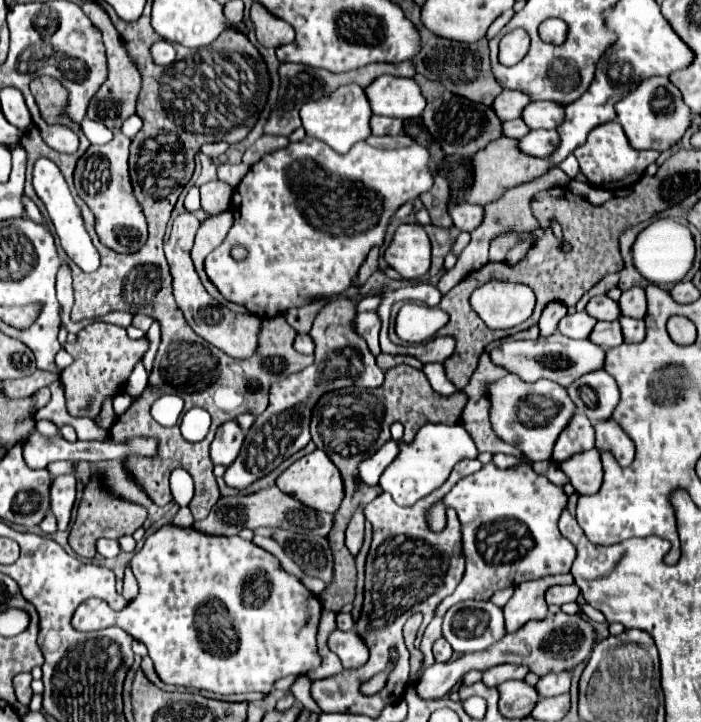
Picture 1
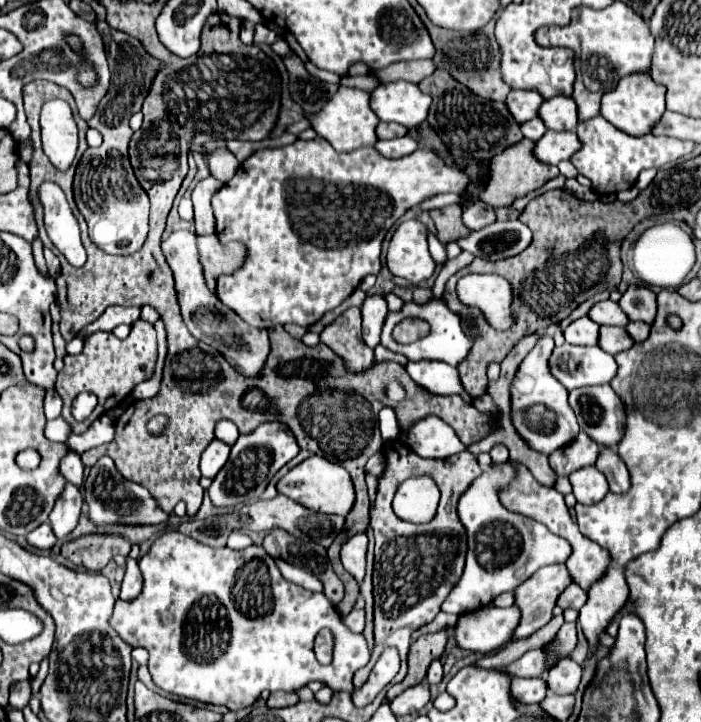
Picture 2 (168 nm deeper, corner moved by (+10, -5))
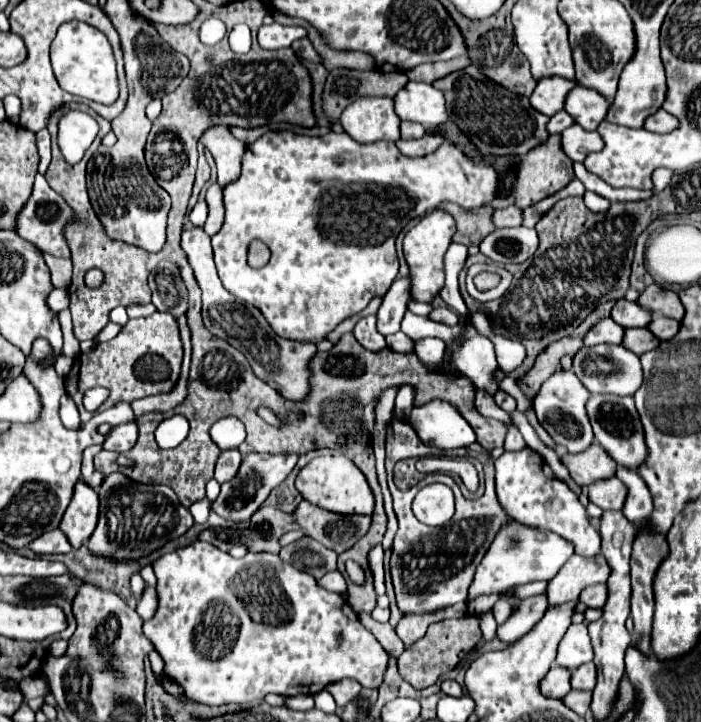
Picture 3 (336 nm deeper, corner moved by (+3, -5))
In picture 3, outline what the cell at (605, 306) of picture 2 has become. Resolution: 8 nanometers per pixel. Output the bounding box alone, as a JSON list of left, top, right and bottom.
[611,299,651,327]

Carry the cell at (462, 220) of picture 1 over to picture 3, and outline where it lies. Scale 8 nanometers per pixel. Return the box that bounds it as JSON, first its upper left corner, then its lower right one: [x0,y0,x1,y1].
[493,207,523,227]

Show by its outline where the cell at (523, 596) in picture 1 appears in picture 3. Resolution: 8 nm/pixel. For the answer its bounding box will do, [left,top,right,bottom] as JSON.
[547,553,611,605]

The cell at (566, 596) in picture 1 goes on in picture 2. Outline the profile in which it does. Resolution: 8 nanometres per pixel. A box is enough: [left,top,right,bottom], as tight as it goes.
[558,583,588,609]

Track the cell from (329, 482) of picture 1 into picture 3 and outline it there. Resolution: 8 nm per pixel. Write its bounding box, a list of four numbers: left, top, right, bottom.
[297,455,375,515]

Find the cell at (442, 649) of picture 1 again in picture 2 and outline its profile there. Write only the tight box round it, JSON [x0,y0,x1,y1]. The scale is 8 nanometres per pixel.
[426,659,442,685]

